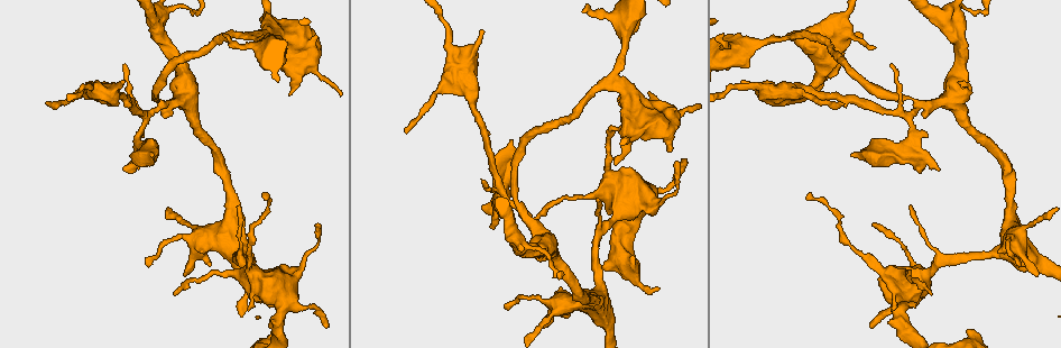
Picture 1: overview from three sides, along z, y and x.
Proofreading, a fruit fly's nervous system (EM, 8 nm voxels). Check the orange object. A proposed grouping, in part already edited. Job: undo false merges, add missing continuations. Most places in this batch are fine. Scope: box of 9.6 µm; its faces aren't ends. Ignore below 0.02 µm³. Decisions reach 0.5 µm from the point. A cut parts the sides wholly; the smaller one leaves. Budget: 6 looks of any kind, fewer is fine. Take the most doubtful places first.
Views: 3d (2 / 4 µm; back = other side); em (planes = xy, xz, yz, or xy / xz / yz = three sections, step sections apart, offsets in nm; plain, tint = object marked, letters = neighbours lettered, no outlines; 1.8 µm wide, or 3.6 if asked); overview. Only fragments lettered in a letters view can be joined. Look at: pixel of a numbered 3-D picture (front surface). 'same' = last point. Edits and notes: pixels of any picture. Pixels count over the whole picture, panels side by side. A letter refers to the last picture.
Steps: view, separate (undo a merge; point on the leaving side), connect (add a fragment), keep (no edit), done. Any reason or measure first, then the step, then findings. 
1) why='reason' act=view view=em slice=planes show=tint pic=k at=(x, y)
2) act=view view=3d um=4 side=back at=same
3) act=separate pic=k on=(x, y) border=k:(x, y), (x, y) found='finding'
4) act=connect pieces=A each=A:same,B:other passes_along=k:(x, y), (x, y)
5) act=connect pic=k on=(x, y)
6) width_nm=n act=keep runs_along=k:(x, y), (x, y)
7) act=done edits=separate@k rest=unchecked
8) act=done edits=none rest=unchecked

act=view view=3d um=4 pic=1 at=(521, 209)

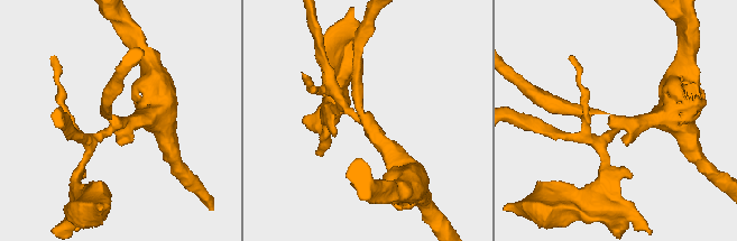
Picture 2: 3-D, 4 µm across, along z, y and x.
arms=3 arm_widths_nm=170,180,280 act=view view=em slice=planes show=tint pic=2 at=(118, 121)

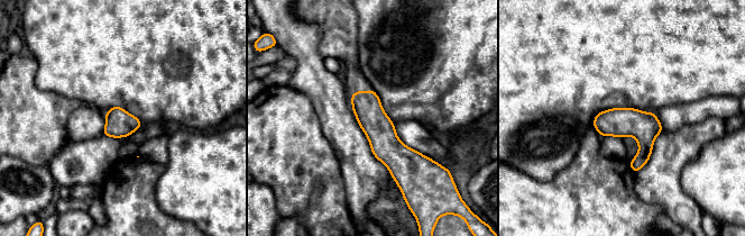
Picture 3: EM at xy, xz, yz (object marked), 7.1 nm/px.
why='see the neighbours' act=view view=em slice=planes show=letters at=same

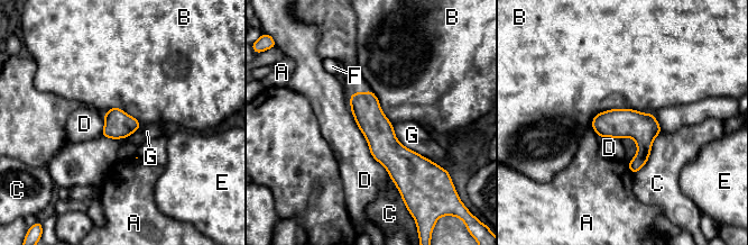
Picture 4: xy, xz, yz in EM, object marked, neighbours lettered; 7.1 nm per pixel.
act=keep each=A:other,B:other,C:other,D:other,E:other,F:other,G:other runs_along=4:(353, 97), (406, 178) found='all the same neuron'

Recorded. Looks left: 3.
why='thick turns thin' act=view view=em slice=planes show=letters pic=1 at=(878, 262)

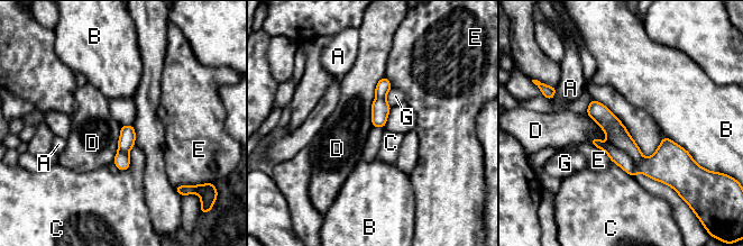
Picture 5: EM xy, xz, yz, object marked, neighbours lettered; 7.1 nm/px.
act=keep each=A:other,B:other,C:other,D:other,E:other,G:other found='all the same neuron'

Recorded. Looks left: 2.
why='an open end' act=view view=em um=3.6 slice=planes show=plain pic=1 at=(741, 65)

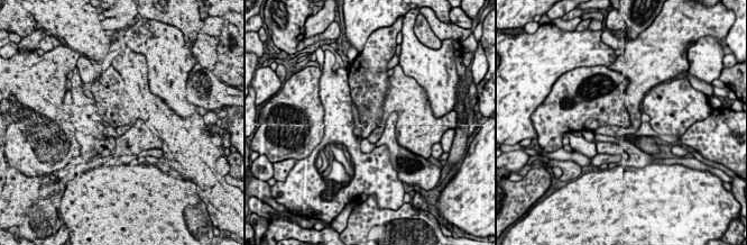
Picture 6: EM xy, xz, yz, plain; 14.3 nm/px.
act=view view=em um=3.6 slice=planes show=letters at=same

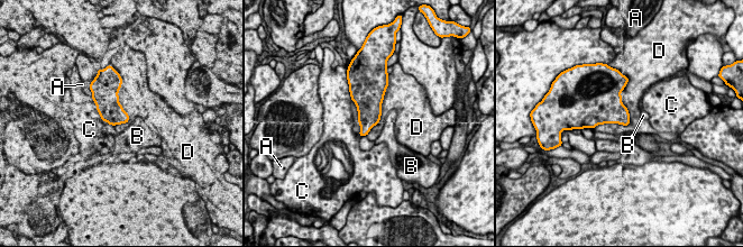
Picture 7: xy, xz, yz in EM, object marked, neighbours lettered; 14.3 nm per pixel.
width_nm=320 act=keep each=A:other,B:other,C:other,D:other found='no lettered fragment goes on from it'

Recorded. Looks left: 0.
act=done edits=none rest=unchecked

